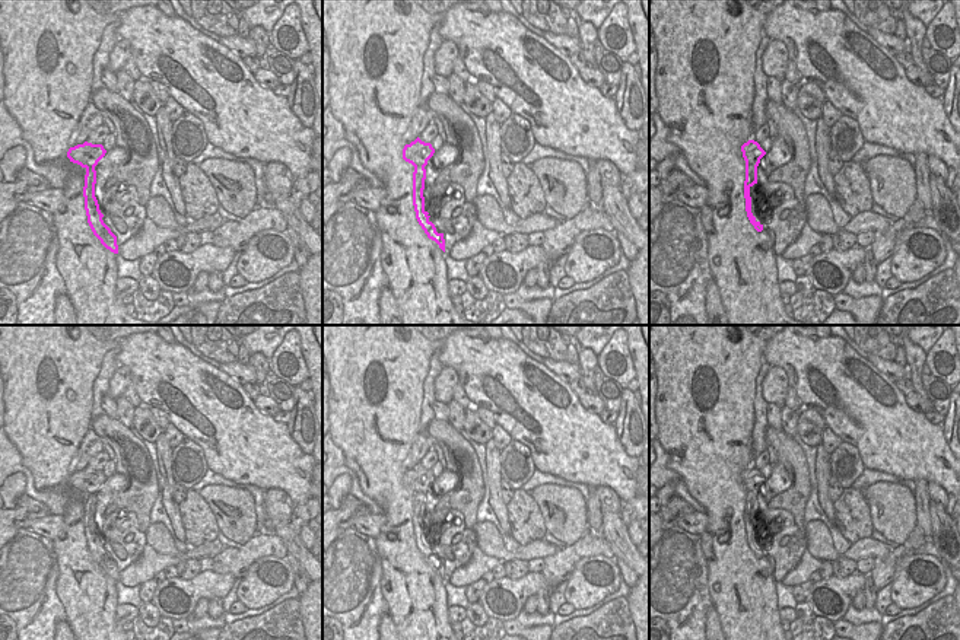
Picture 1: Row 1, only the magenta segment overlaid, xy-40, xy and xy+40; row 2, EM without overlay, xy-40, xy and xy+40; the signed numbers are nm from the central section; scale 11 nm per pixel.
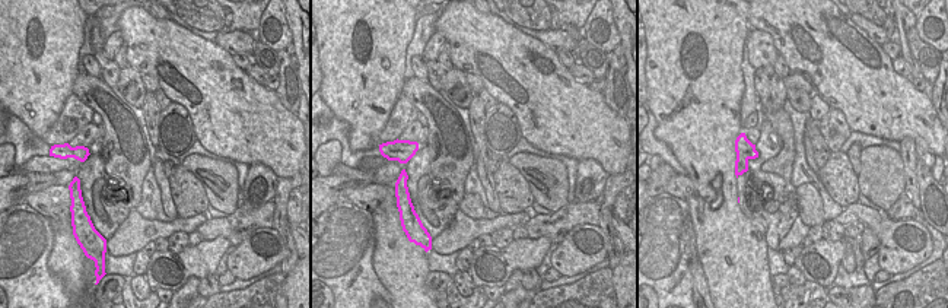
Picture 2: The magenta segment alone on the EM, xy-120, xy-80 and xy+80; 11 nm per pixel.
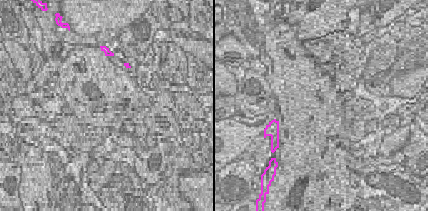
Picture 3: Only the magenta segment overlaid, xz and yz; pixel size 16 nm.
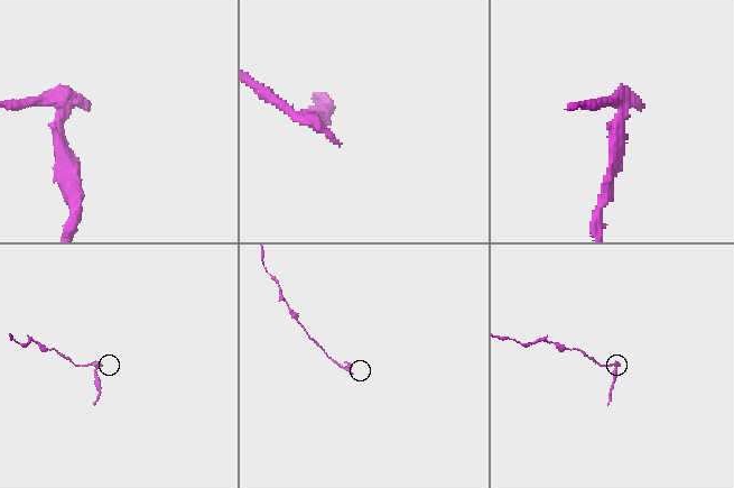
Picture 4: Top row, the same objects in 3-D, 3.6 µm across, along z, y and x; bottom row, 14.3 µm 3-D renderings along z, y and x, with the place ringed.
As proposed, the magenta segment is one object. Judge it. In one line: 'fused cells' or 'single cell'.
fused cells

